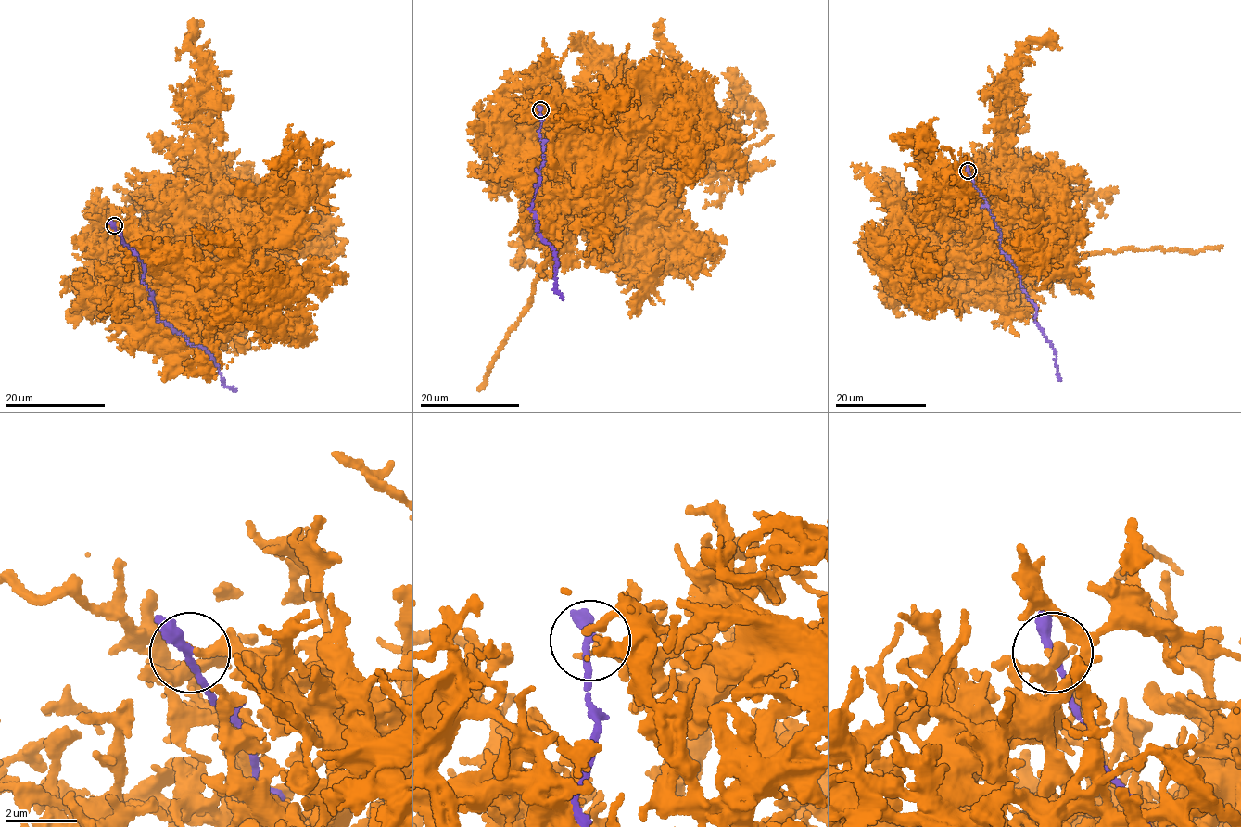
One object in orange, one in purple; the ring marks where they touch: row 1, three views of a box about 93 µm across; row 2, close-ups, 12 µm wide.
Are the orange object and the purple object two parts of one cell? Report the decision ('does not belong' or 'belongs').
does not belong

